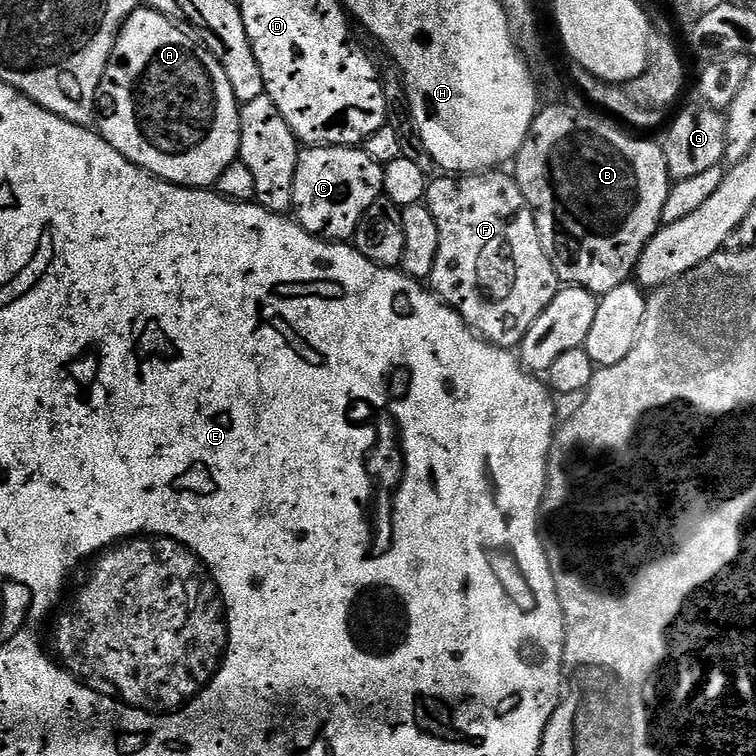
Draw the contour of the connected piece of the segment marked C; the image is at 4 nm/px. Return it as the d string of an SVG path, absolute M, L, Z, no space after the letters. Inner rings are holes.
M308 146L301 151L298 158L298 166L294 174L294 194L292 195L292 206L294 209L295 219L310 233L311 236L318 236L333 242L348 242L355 237L358 222L362 222L362 214L366 214L366 210L370 210L370 206L376 200L381 199L384 190L384 170L378 163L374 162L374 158L370 158L370 154L364 152L363 147L355 148L325 148L323 146Z

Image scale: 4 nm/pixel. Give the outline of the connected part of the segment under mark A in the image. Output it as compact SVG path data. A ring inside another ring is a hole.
M147 6L135 8L128 15L127 20L120 28L120 35L116 38L116 45L110 54L106 70L102 74L102 82L98 86L98 94L96 95L98 131L106 143L114 146L114 150L118 150L118 154L122 154L140 168L145 168L150 175L156 176L160 180L168 180L172 184L181 184L183 188L208 190L215 185L222 170L226 170L226 166L230 166L230 162L234 162L240 155L240 105L237 104L236 95L230 86L230 78L226 78L226 70L222 70L218 58L214 58L214 54L210 54L203 44L197 42L191 35L188 37L187 34L189 35L176 21L166 18L160 12Z

